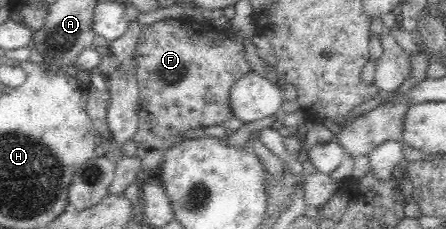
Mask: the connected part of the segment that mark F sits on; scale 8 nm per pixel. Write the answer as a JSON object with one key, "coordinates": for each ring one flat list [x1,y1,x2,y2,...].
{"coordinates":[[166,18,142,26,133,58,137,62,138,97,141,109,133,141,137,145,137,157,140,159,144,176,159,173,168,147,178,145,184,135,192,129,222,125,232,117,230,108,230,88,244,77,252,67,244,56,245,50,240,42,232,39,223,30,217,30,211,23,194,20]]}

